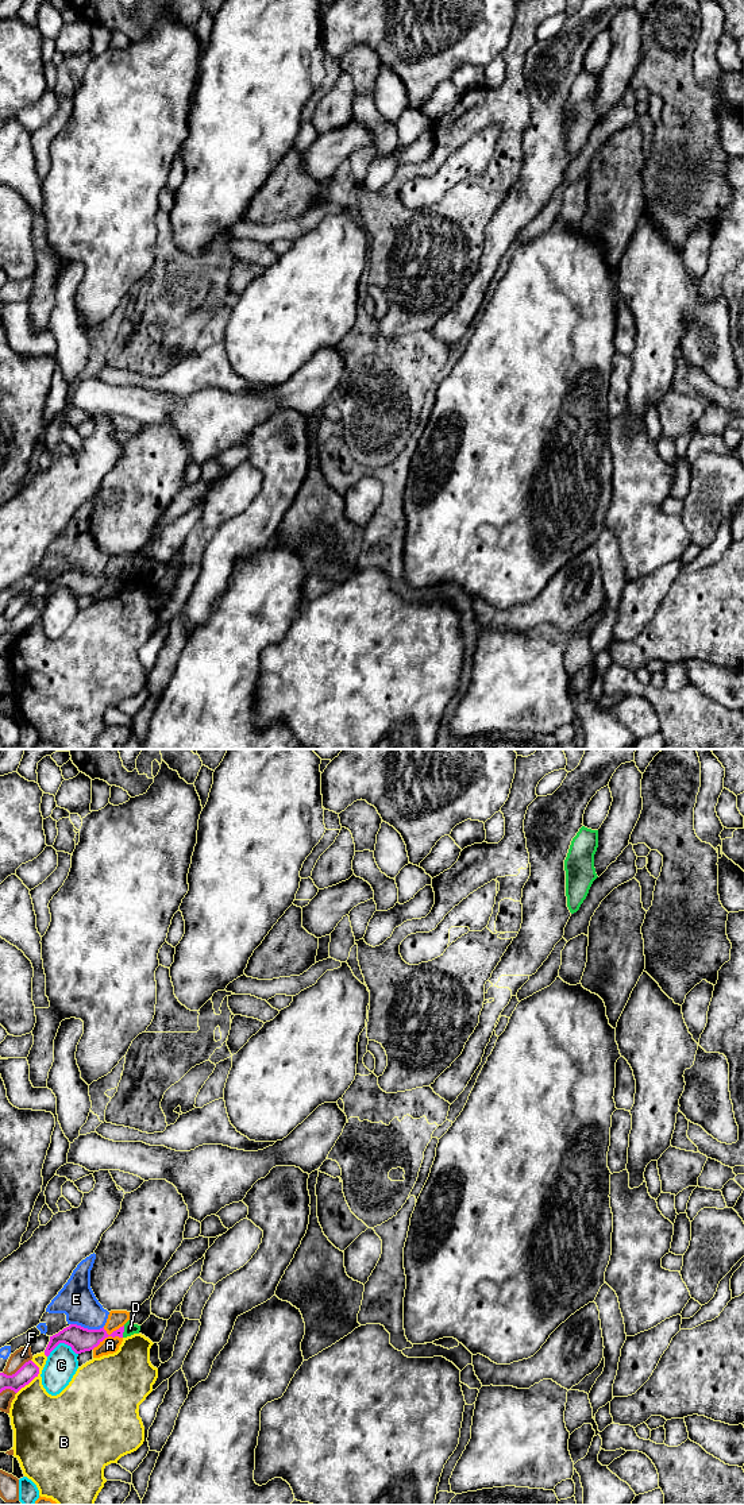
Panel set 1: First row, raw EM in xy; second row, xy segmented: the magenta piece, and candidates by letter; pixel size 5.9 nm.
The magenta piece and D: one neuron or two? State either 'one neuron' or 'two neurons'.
two neurons

